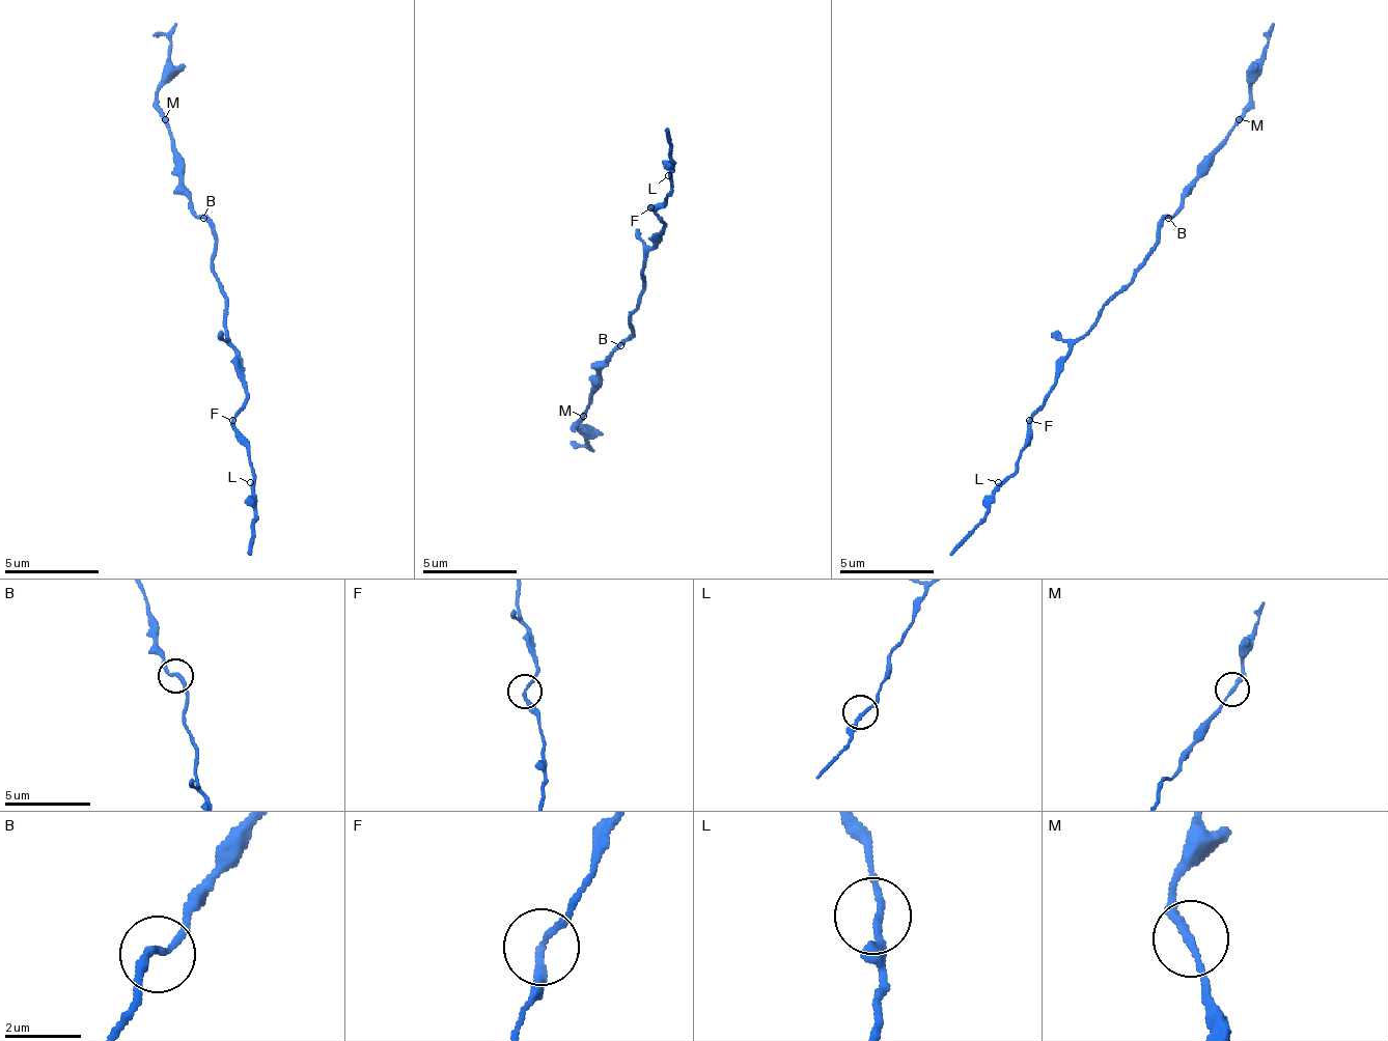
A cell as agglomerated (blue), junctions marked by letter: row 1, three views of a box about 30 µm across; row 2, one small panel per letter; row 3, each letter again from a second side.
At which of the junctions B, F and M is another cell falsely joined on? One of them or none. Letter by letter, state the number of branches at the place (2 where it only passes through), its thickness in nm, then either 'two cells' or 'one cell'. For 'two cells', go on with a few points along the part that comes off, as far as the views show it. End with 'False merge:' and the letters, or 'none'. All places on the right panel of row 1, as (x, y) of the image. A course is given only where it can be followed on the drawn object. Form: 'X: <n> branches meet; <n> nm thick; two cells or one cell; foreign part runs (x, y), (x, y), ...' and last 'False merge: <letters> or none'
B: 2 branches meet; 190 nm thick; one cell
F: 2 branches meet; 190 nm thick; one cell
M: 2 branches meet; 200 nm thick; one cell
False merge: none

